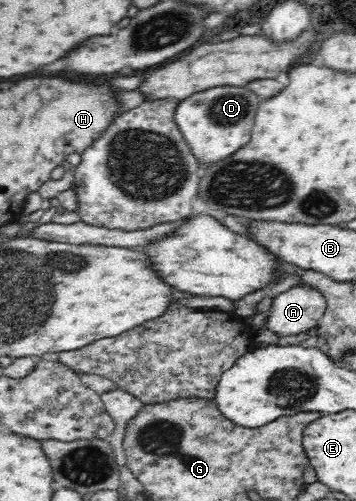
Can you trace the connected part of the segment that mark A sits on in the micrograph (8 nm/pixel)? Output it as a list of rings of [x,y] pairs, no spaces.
[[[300,283],[274,298],[266,325],[284,337],[299,335],[317,327],[326,308],[323,293],[307,283]]]

